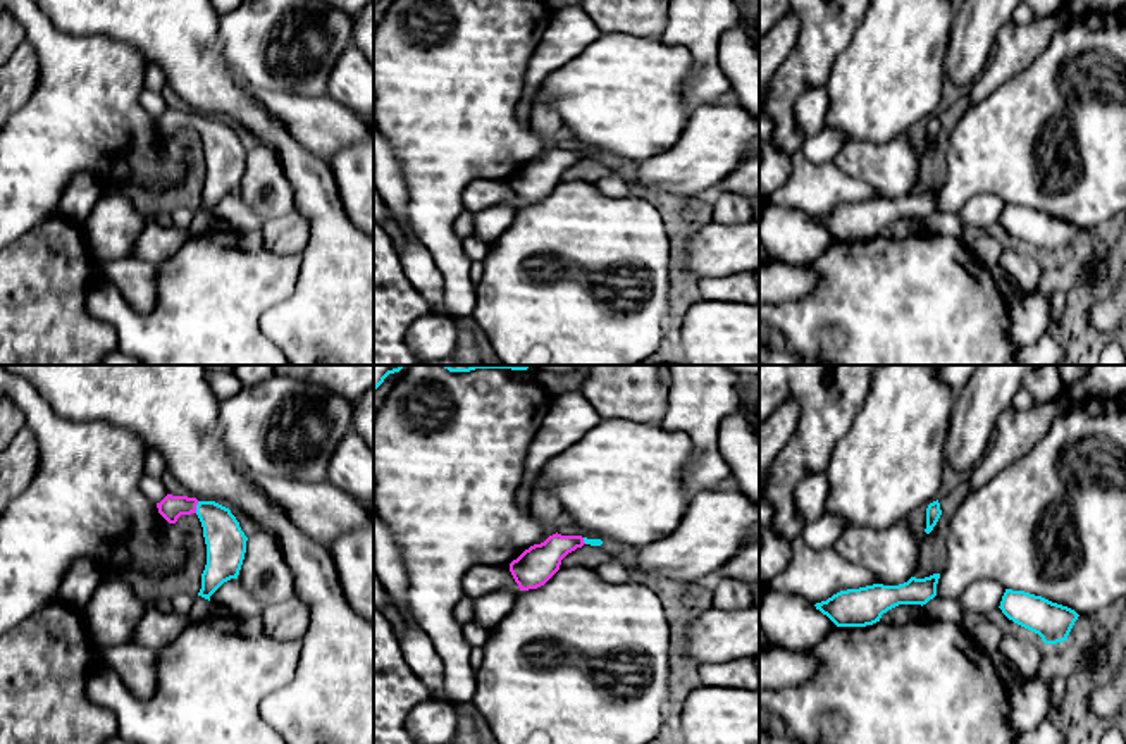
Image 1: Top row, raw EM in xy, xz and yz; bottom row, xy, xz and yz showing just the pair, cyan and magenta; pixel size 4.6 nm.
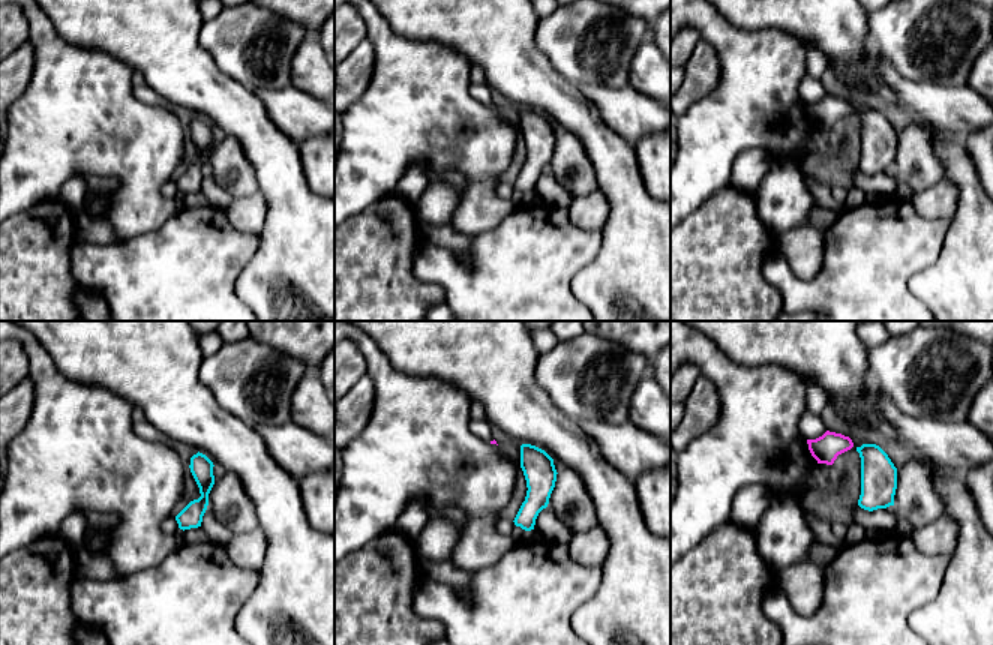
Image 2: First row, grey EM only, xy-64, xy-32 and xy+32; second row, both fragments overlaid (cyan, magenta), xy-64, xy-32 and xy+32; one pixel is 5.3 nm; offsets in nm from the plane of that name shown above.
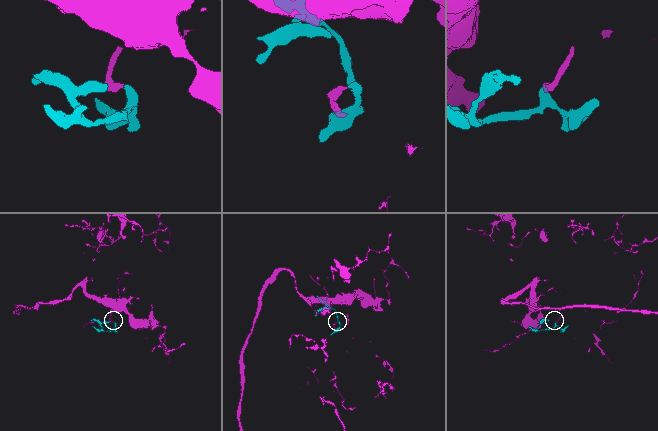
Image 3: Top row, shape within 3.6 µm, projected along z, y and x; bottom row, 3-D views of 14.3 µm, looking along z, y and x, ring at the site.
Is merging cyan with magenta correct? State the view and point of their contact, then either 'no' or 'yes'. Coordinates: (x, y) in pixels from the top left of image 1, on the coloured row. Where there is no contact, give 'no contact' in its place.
xy (197, 507) | yes

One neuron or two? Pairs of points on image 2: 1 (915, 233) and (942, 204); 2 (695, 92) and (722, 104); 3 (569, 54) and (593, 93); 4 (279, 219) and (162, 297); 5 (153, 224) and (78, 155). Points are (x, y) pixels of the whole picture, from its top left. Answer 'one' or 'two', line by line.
1: two
2: two
3: two
4: two
5: one

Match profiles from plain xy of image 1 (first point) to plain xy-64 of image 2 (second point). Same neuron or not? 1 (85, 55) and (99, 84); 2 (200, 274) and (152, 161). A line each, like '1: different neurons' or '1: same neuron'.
1: same neuron
2: same neuron

